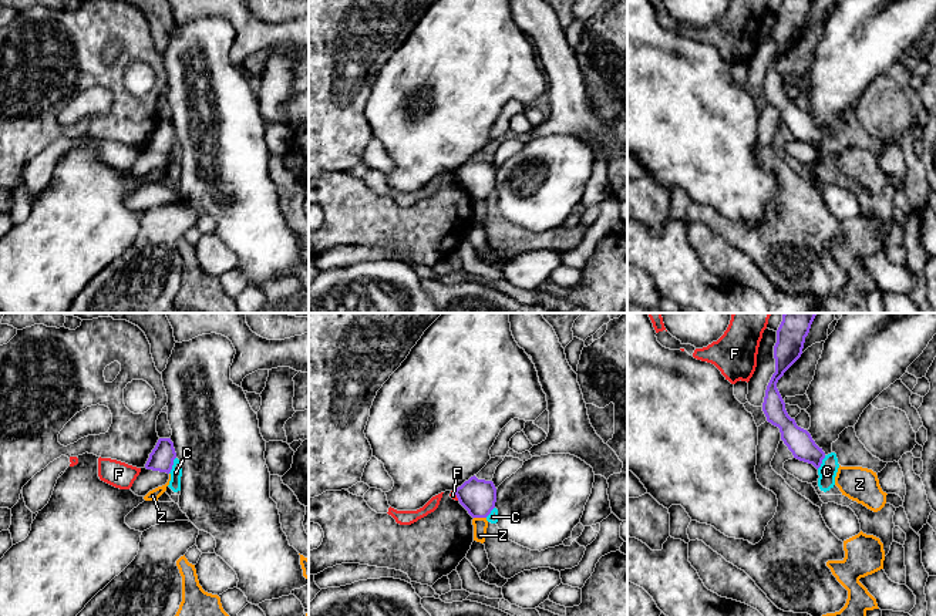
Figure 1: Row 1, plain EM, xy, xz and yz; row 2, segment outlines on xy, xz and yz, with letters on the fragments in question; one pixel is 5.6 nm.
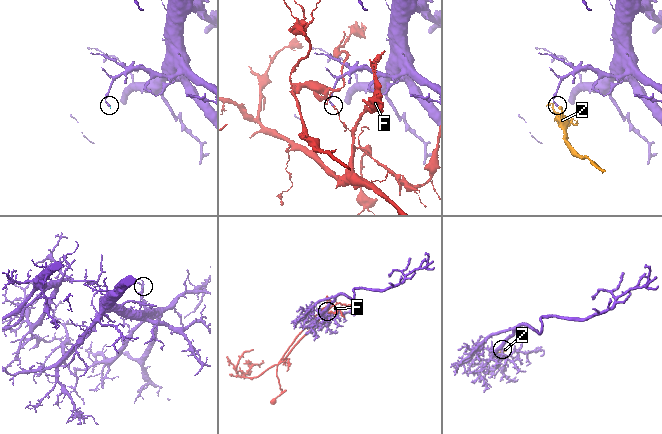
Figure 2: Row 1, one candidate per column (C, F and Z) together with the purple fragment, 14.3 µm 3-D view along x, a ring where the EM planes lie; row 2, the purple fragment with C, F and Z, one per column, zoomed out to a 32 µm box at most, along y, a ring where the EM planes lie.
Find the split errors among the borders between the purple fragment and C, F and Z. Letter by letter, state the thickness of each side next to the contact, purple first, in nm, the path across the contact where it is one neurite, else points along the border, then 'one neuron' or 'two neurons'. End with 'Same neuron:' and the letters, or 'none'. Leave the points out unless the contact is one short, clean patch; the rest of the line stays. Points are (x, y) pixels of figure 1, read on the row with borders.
C: calibres 140 and 70 nm; border xy (175, 457), (168, 473); two neurons
F: calibres 200 and 40 nm; two neurons
Z: calibres 200 and 80 nm; border xz (474, 517), (485, 518); two neurons
Same neuron: none

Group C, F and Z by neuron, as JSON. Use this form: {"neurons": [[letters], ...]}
{"neurons": [["C"], ["F"], ["Z"]]}

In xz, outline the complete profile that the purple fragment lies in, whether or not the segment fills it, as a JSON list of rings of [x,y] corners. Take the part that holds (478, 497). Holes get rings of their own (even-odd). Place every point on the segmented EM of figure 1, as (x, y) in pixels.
[[[475,475],[458,487],[455,495],[472,518],[486,518],[496,502],[494,482],[478,479]]]

